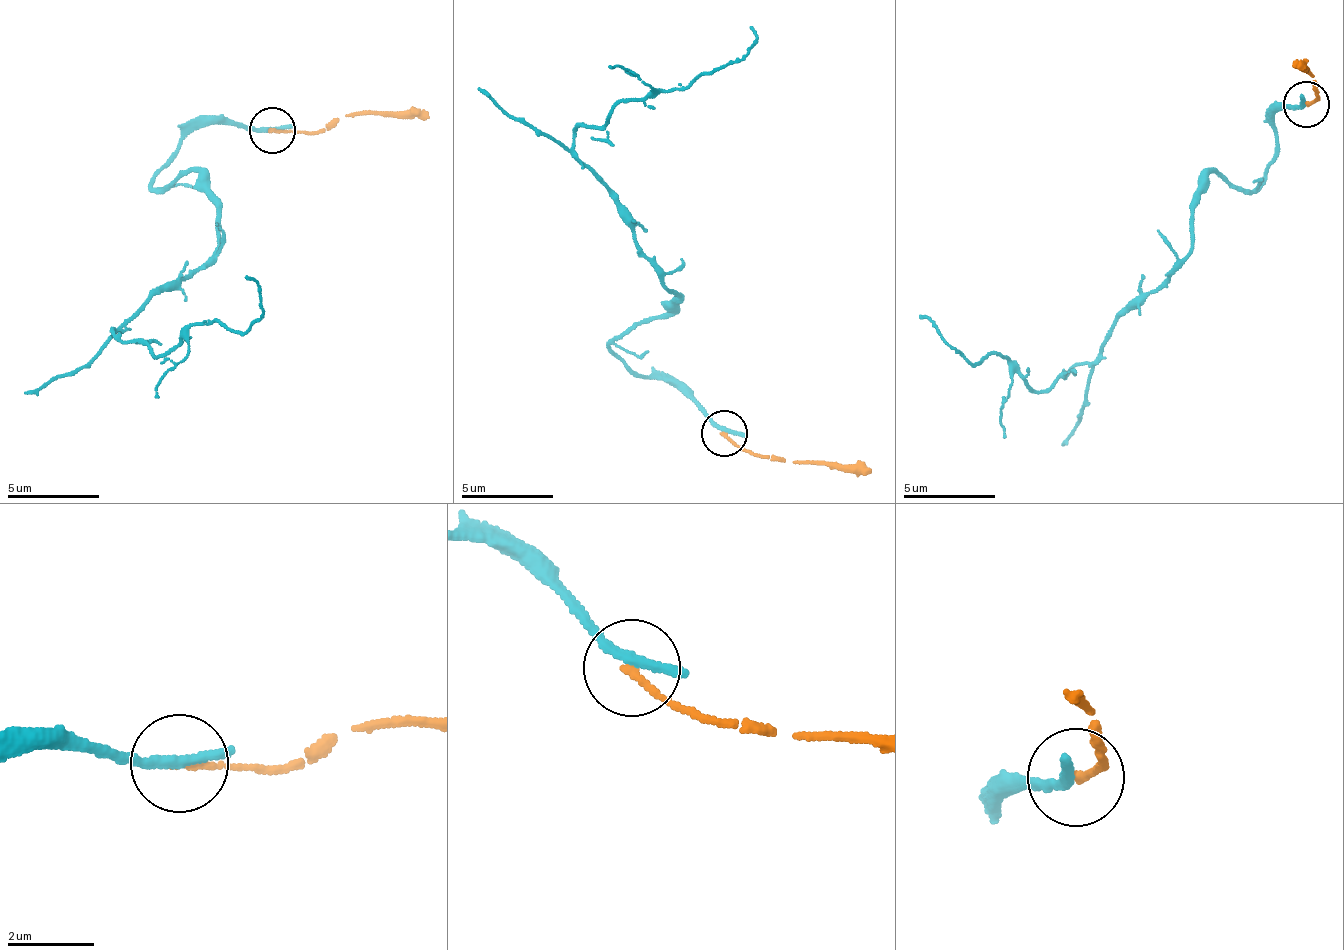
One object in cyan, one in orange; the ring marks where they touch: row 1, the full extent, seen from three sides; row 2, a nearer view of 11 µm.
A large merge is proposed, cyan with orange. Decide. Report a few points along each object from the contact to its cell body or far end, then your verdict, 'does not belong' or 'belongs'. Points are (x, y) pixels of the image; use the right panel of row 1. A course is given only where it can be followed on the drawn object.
cyan via (1305, 105), (1278, 110), (1250, 190), (1208, 175), (1160, 286), (1044, 391), (920, 313) | orange via (1305, 105), (1316, 99), (1314, 75), (1299, 66) | does not belong

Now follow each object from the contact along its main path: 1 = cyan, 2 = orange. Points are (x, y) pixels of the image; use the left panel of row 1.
1: (273, 131), (210, 122), (152, 179), (201, 174), (220, 244), (113, 330), (247, 332), (248, 274)
2: (273, 131), (311, 133), (344, 114), (419, 111), (431, 116)

